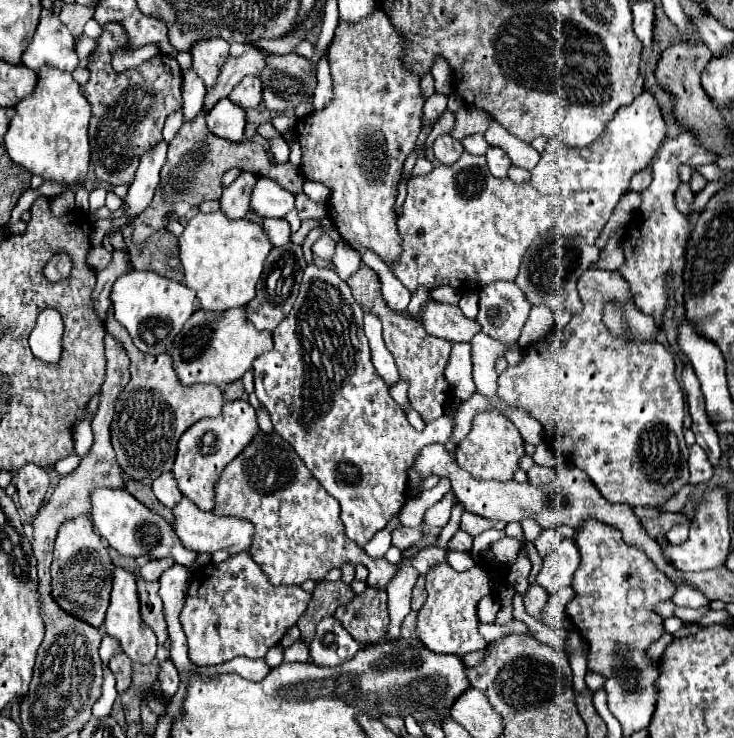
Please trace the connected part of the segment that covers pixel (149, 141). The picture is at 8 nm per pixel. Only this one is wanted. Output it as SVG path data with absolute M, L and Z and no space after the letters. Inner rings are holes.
M117 23L103 25L103 33L97 41L99 45L89 61L91 77L83 87L83 95L93 107L89 121L91 163L101 181L107 181L109 185L131 185L135 169L139 167L139 157L159 143L165 119L183 107L183 73L178 64L176 69L172 69L168 64L170 59L163 54L152 57L135 69L115 73L111 69L111 53L115 49L127 49L127 33Z

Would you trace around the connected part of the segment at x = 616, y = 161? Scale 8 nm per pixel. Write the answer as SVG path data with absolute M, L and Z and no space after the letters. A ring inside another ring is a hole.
M643 91L631 105L619 109L605 133L585 149L573 149L559 139L549 139L541 153L541 161L531 171L529 183L541 195L551 195L559 201L559 217L551 227L557 229L557 237L583 237L593 245L607 219L613 215L617 201L627 193L631 177L651 165L663 139L665 121L661 109L655 97L647 91Z

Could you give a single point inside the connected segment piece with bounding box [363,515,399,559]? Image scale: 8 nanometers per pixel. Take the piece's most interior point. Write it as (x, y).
(381, 542)

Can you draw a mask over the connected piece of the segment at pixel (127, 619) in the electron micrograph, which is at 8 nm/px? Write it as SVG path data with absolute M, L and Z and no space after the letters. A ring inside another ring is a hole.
M115 569L113 571L113 591L111 591L111 605L107 609L105 633L115 637L121 645L121 649L131 657L131 661L153 661L155 657L155 633L143 623L139 615L139 597L137 597L137 585L135 585L135 575L125 571L125 569Z

